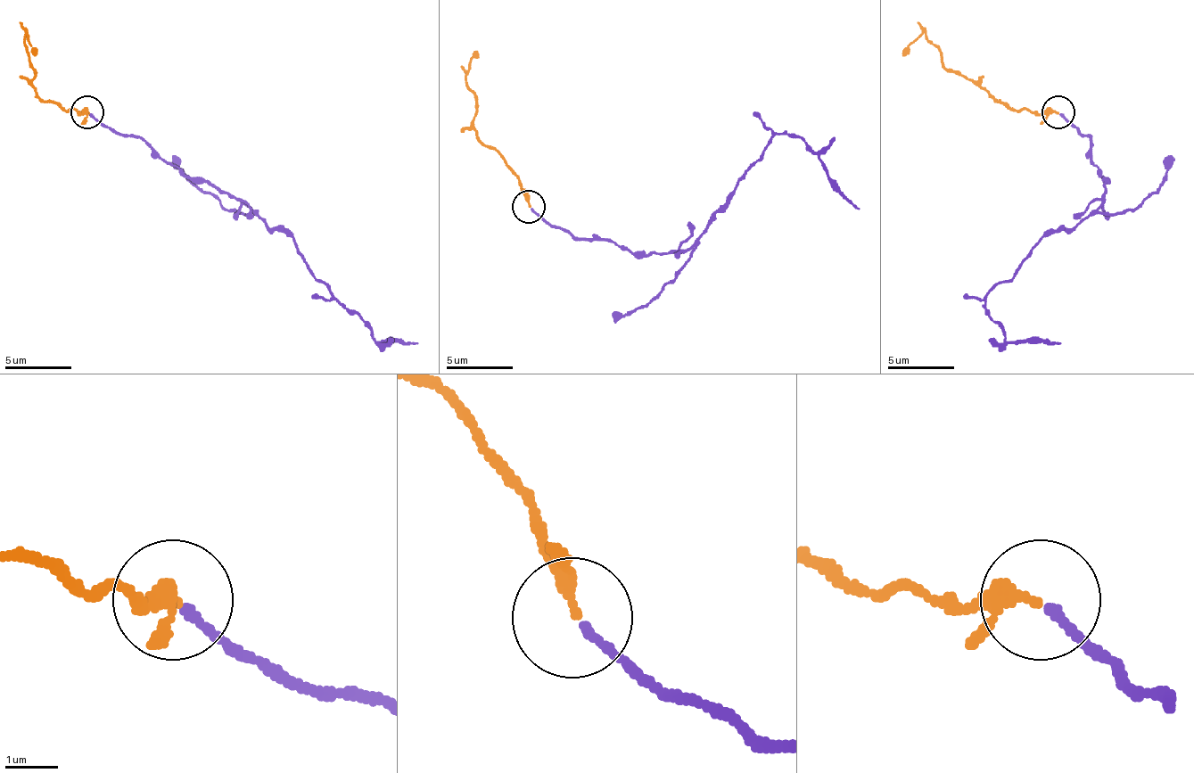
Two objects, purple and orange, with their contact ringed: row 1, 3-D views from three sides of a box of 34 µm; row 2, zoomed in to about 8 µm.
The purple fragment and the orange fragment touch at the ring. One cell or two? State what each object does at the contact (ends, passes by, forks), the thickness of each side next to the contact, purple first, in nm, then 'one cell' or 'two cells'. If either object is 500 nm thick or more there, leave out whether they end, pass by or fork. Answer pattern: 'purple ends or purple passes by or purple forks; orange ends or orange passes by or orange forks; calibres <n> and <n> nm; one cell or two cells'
purple ends; orange passes by; calibres 160 and 200 nm; one cell

